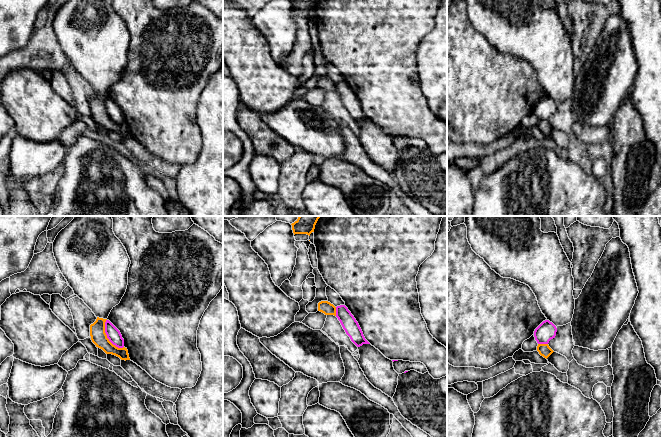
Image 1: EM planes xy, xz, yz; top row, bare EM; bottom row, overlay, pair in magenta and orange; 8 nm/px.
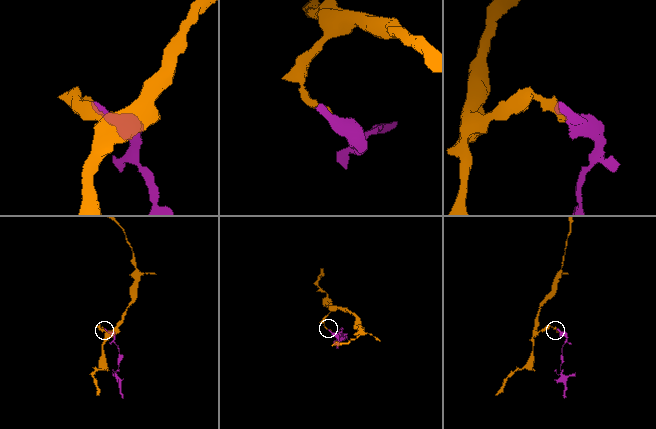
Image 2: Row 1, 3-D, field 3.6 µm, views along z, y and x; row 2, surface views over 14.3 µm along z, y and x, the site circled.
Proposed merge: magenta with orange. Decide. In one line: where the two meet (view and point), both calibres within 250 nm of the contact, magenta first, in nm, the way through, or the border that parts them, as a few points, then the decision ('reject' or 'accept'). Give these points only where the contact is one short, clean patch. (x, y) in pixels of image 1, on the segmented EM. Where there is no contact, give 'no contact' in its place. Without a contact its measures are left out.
contact xy (107, 336); calibres 110 and 130 nm; border xy (106, 319), (106, 337), (113, 344), (122, 348); reject

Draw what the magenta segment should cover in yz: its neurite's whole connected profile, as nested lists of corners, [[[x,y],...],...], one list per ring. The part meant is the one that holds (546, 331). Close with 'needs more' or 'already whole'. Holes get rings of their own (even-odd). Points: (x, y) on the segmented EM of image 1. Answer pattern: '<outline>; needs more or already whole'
[[[545,320],[535,329],[534,337],[538,344],[548,344],[555,338],[556,332],[556,326],[549,320]]]; already whole

